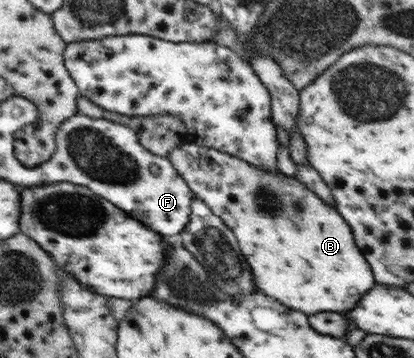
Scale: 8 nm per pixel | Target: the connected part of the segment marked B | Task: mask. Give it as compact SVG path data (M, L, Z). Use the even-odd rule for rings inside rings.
M193 142L176 146L169 159L194 191L194 196L206 201L213 214L233 231L243 256L247 256L247 260L251 260L251 268L255 268L259 290L267 296L275 296L275 300L283 300L287 308L299 308L307 314L345 312L353 310L361 296L377 284L373 269L358 247L350 224L336 207L307 188L297 177L287 176L281 171L261 171L241 157L197 146Z

